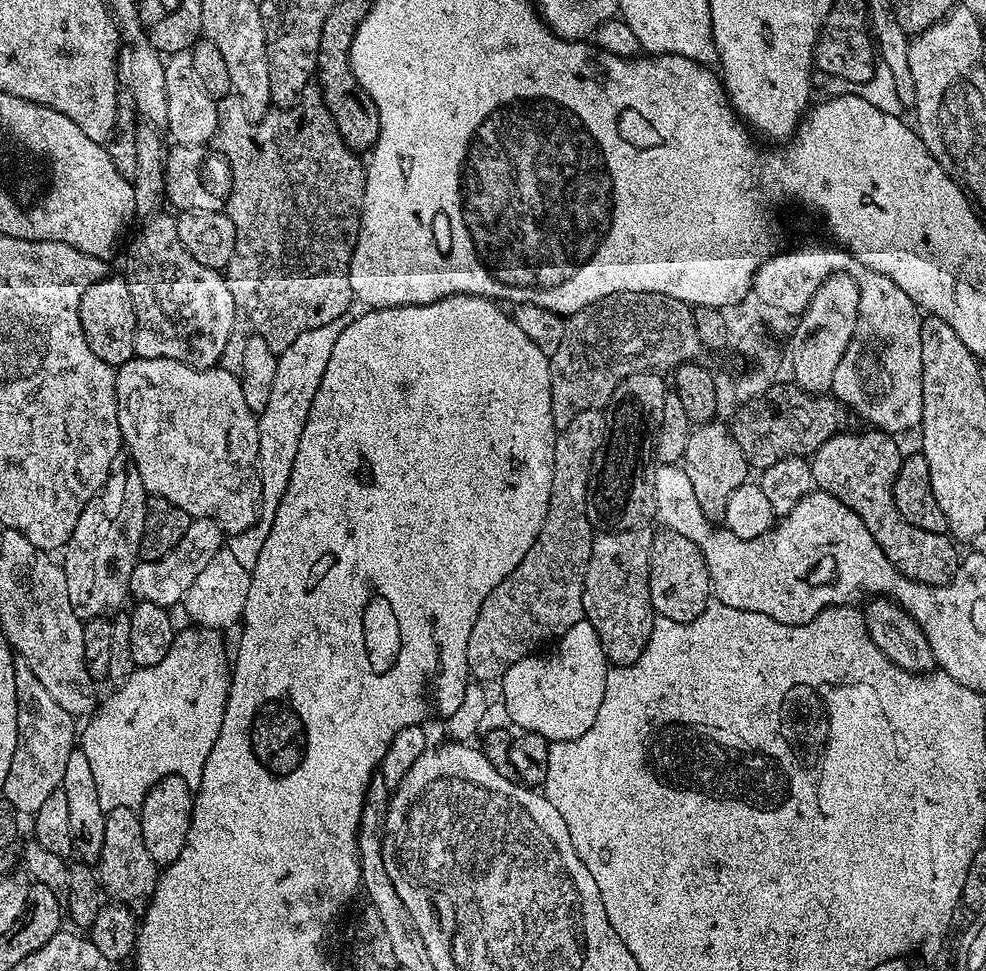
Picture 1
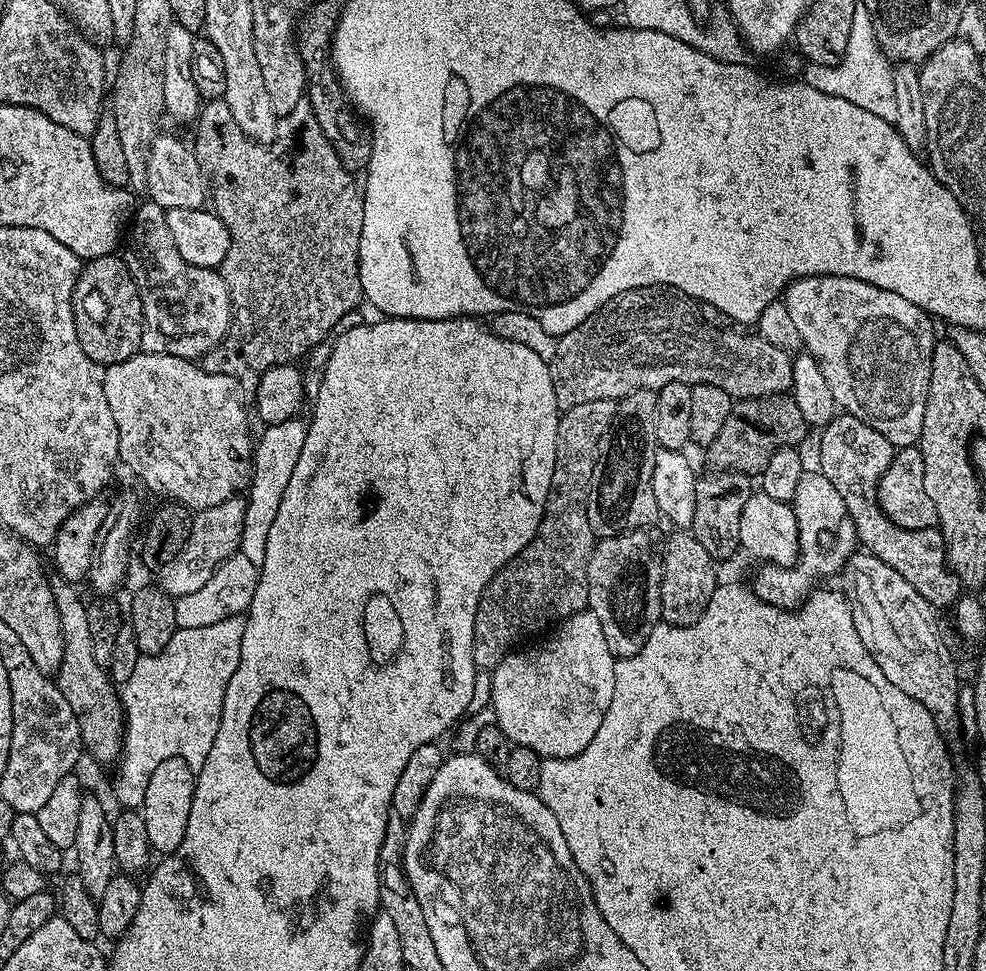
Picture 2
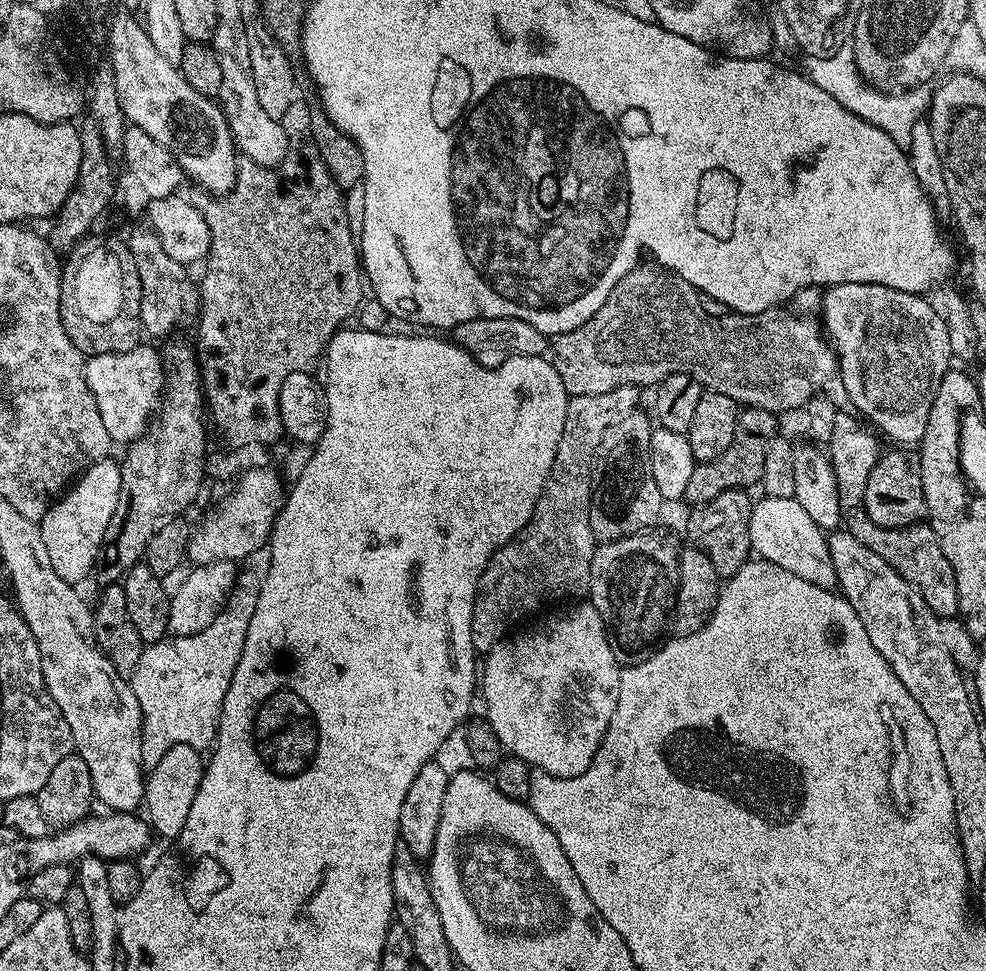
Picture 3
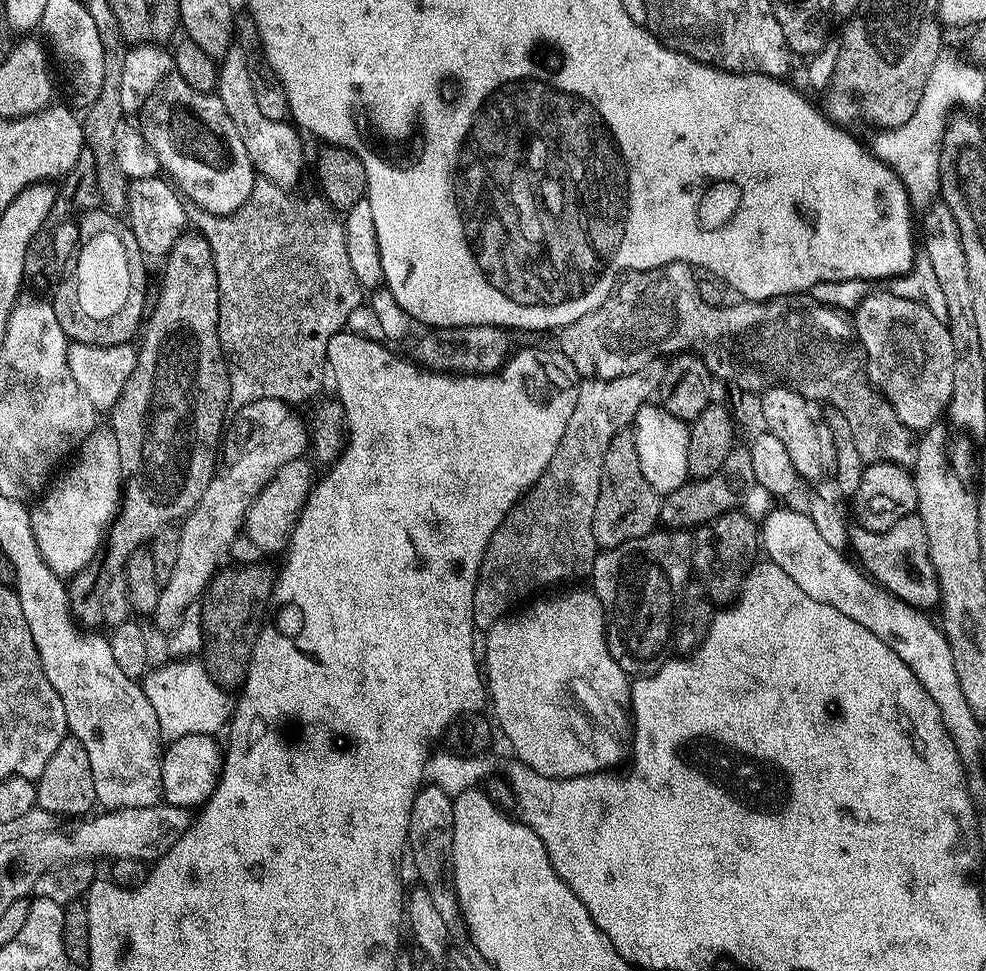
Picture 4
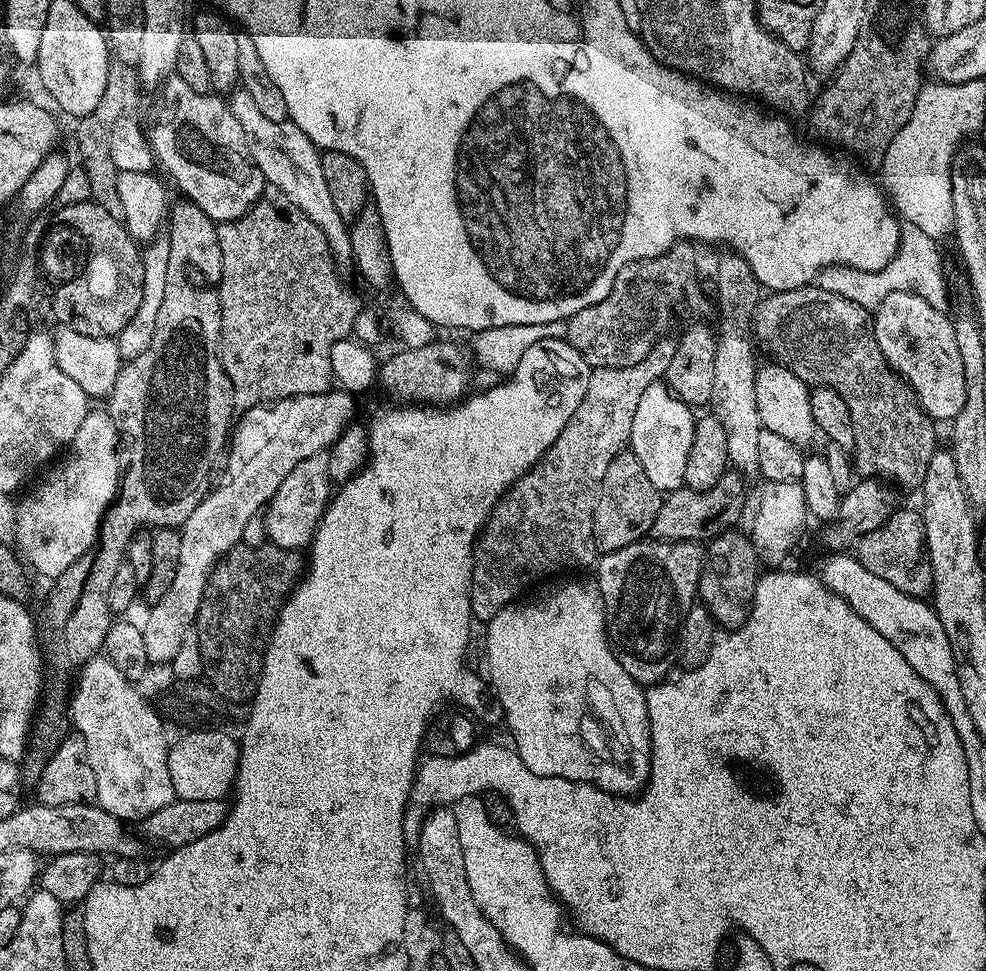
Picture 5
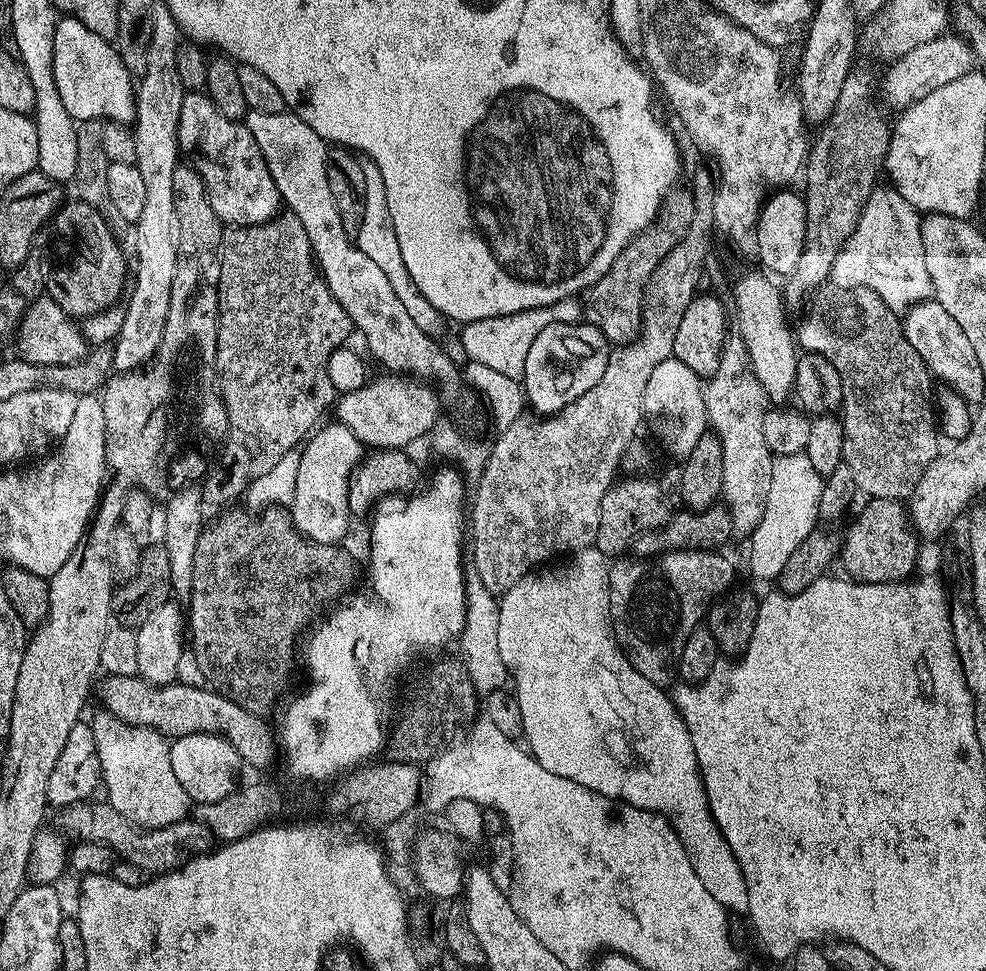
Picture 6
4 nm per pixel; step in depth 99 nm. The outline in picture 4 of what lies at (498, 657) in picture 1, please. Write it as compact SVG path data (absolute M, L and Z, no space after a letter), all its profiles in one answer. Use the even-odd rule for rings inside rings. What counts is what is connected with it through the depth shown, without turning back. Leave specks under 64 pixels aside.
M653 362L646 368L634 374L626 374L622 378L584 378L579 381L574 414L570 414L570 422L566 422L566 434L562 434L562 442L554 458L550 458L550 466L546 466L542 478L538 478L536 485L514 505L512 513L505 518L502 526L498 526L498 530L494 530L486 546L480 567L480 583L474 590L472 623L477 629L492 628L494 622L503 620L513 609L523 605L529 599L527 596L539 588L548 588L551 584L564 584L567 580L587 581L591 577L592 567L598 555L598 545L592 529L594 506L598 506L602 458L606 454L606 446L610 446L614 434L625 431L635 421L640 407L649 403L659 393L663 377L664 364Z

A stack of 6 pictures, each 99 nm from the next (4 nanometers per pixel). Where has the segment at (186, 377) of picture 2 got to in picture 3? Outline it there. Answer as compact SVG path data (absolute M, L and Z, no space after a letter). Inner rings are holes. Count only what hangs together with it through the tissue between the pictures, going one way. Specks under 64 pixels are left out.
M141 342L134 350L90 356L84 362L84 377L90 394L94 394L98 414L102 414L102 426L106 426L109 441L116 443L117 440L128 446L140 439L149 427L148 415L157 411L166 388L166 369L161 353L157 349L155 352L147 342Z

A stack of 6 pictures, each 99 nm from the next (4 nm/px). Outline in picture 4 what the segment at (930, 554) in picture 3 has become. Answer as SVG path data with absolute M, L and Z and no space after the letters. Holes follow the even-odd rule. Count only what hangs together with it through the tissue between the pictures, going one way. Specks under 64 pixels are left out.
M856 526L850 532L850 546L864 559L863 567L867 573L889 595L897 596L911 608L921 610L932 610L928 608L941 603L940 582L930 558L926 530L920 532L920 528L896 528L896 532L893 532L888 528L885 532L872 532Z

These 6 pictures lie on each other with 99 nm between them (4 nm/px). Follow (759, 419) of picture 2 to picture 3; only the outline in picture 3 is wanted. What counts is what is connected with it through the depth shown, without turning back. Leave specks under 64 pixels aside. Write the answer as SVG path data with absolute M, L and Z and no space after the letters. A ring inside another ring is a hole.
M745 407L736 417L734 442L730 442L730 446L726 446L725 452L718 454L718 458L705 464L697 463L694 474L690 474L690 482L686 482L684 500L695 506L718 498L718 494L729 492L731 488L748 490L751 484L759 485L763 478L767 444L778 436L776 420L777 417L771 412Z

